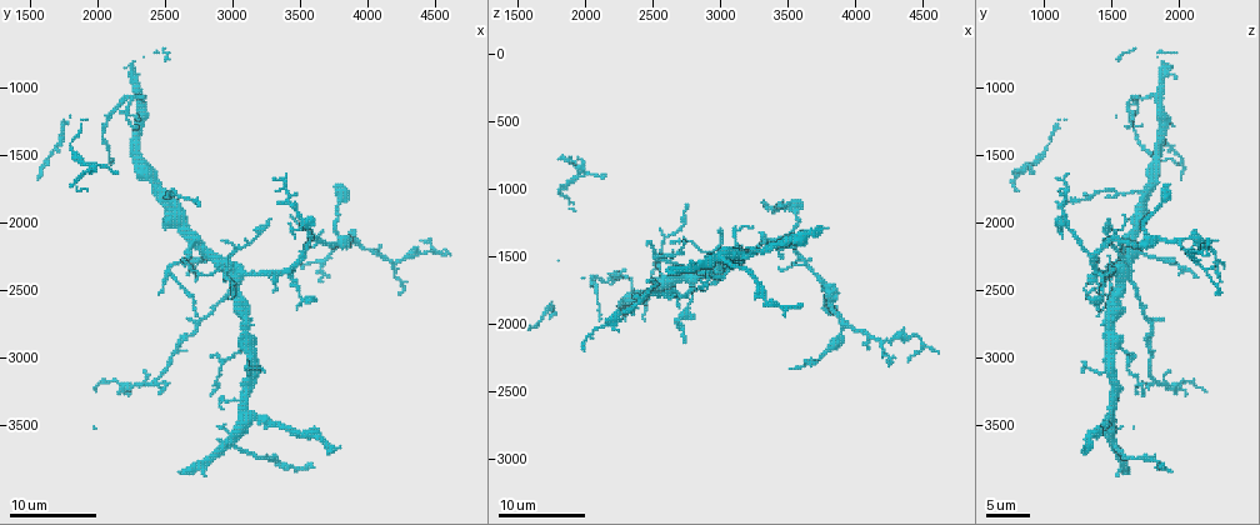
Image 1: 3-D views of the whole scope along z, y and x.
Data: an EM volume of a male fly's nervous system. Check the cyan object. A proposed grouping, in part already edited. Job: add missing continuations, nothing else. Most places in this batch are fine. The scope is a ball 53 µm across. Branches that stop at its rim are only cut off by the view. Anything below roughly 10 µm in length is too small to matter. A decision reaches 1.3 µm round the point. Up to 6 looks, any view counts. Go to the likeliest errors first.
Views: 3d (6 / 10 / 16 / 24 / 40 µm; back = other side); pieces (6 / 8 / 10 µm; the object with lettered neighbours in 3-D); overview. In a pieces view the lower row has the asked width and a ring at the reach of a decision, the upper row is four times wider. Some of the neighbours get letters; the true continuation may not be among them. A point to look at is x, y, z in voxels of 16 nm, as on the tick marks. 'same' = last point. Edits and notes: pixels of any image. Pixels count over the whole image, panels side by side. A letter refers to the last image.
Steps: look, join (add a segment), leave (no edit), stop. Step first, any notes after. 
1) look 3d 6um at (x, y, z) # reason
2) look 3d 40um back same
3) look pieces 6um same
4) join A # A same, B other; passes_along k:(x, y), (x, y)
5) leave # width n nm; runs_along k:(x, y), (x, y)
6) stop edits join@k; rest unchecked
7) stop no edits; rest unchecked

look pieces 8um at (2740, 2380, 2120) # tapers out

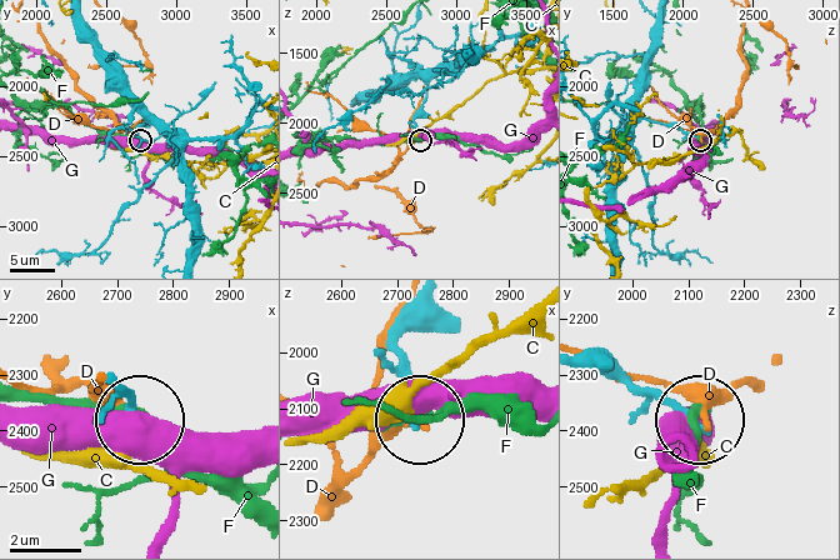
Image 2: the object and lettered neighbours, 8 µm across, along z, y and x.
leave # C other, D other, F other, G other; no lettered segment goes on from it

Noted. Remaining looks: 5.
look pieces 10um at (3320, 2520, 1400) # branch stops here

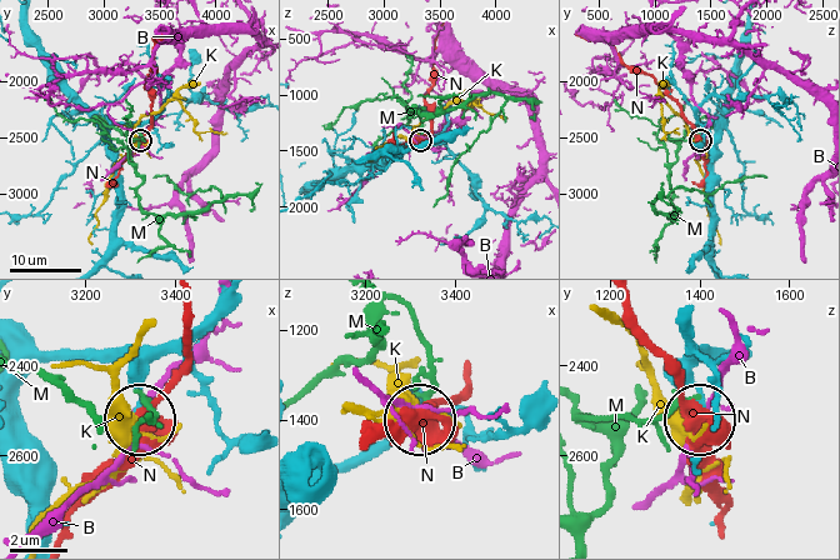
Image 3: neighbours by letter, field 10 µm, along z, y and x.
leave # B other, K other, M other, N other; no lettered segment goes on from it

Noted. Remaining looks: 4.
look 3d 10um at (4100, 2160, 2200) # tapers out

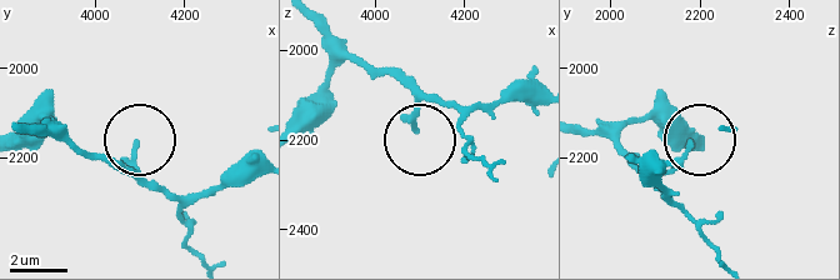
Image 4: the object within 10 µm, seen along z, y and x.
look pieces 10um at (4085, 2170, 2180) # what lies round it

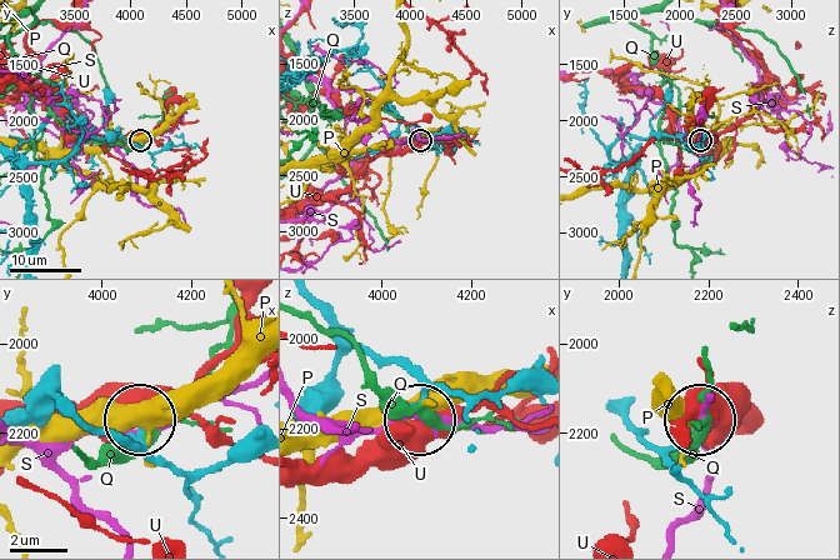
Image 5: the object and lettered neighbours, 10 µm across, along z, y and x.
leave # P other, Q other, S other, U other; no lettered segment goes on from it

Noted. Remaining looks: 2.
stop no edits; rest unchecked

